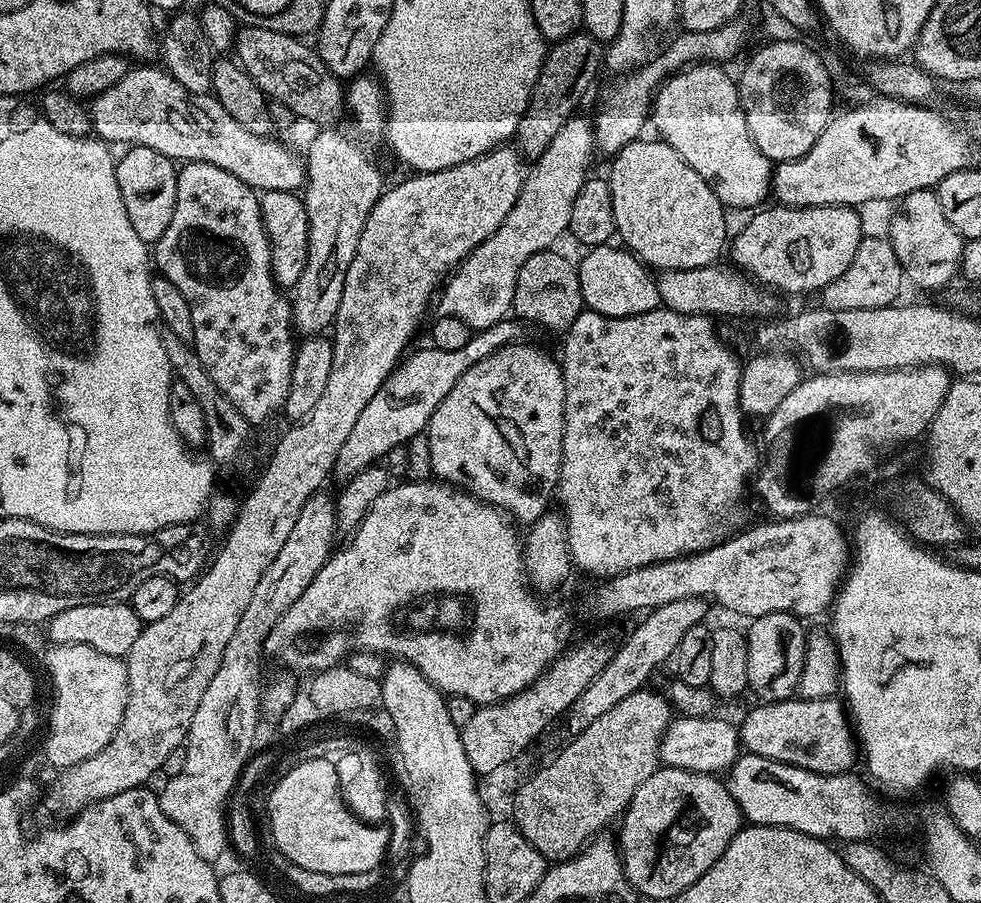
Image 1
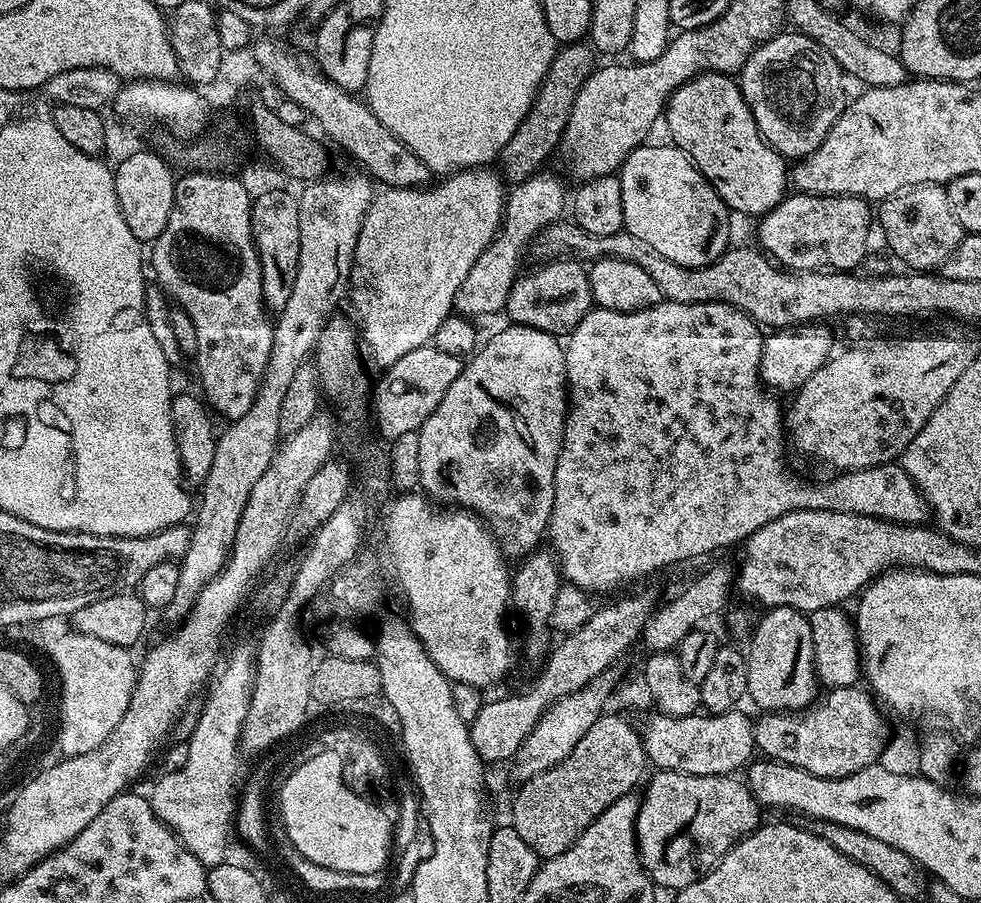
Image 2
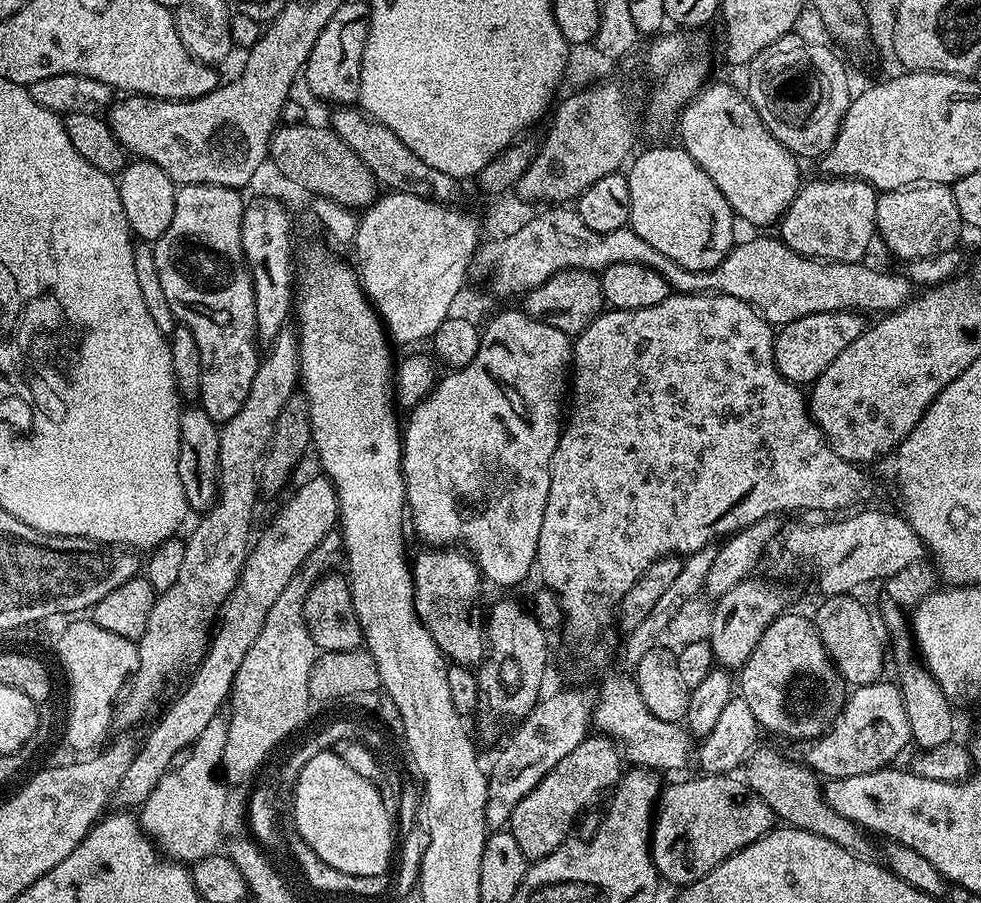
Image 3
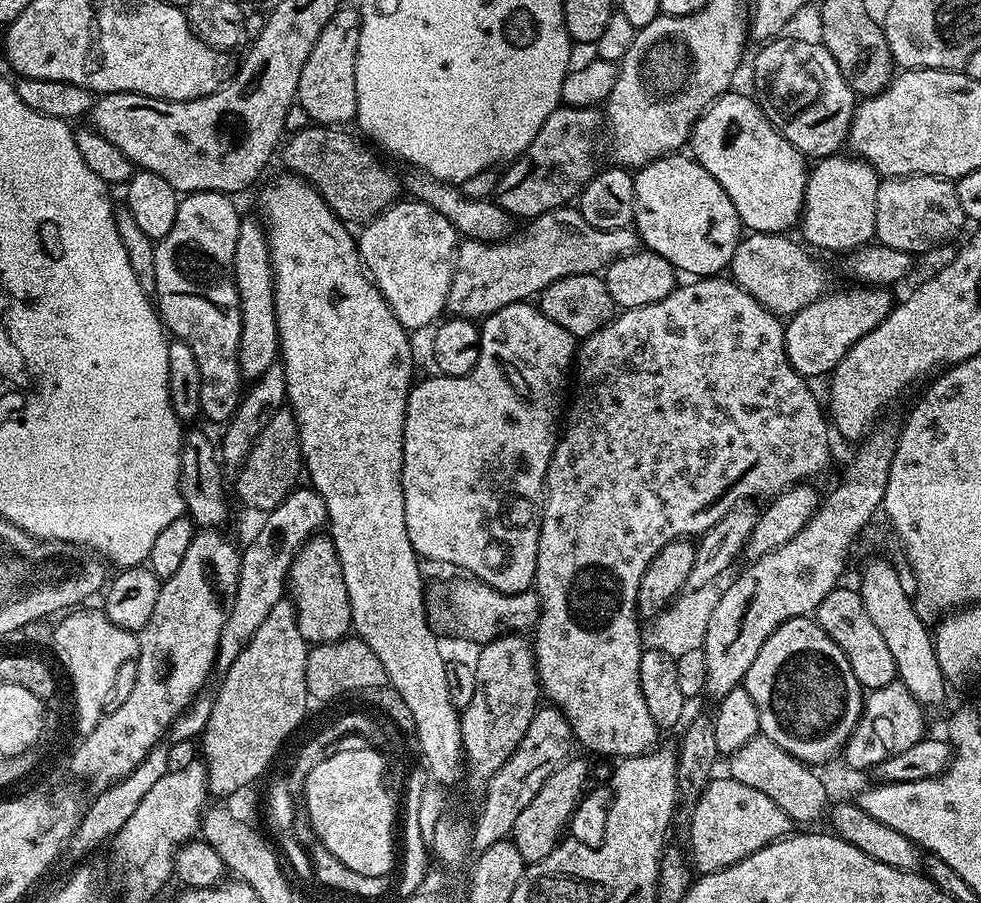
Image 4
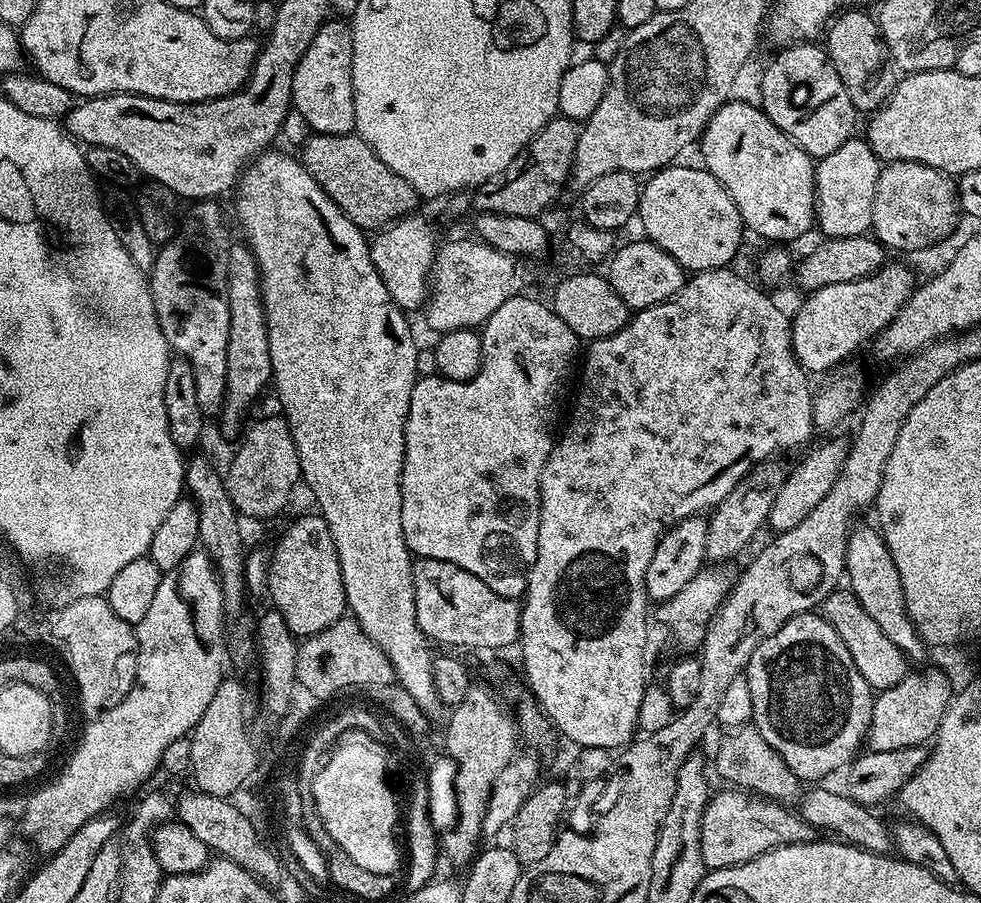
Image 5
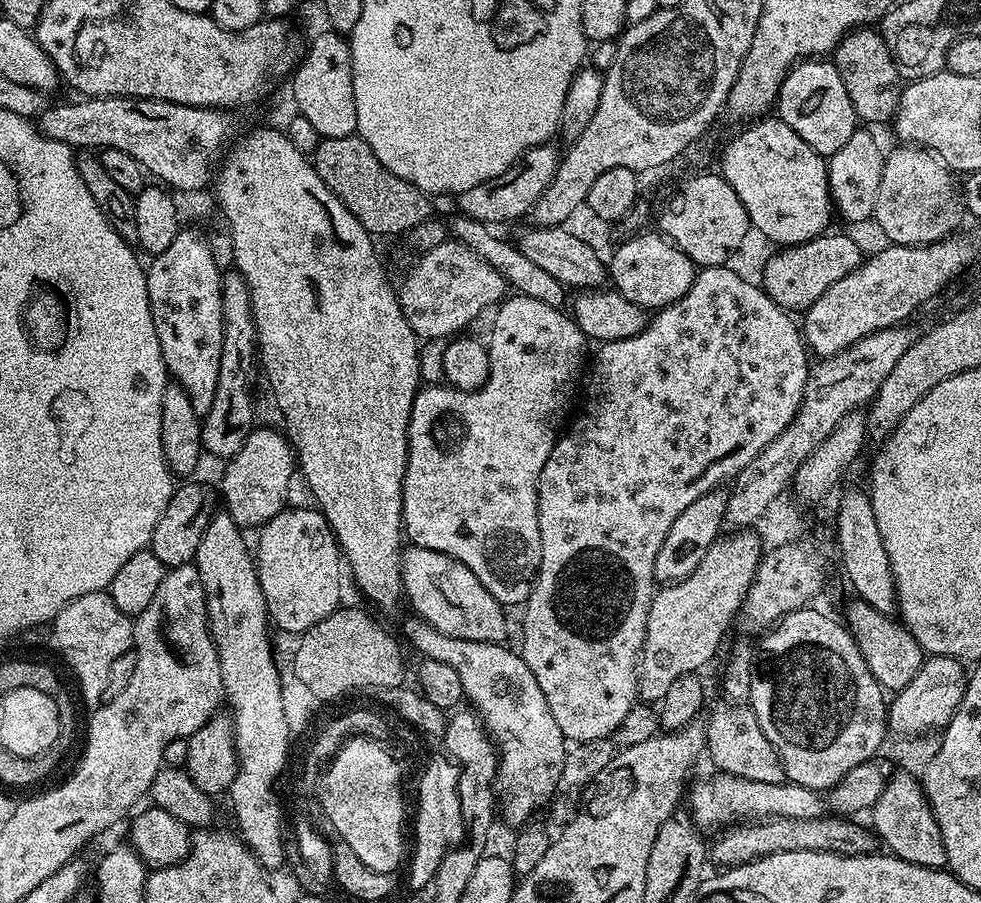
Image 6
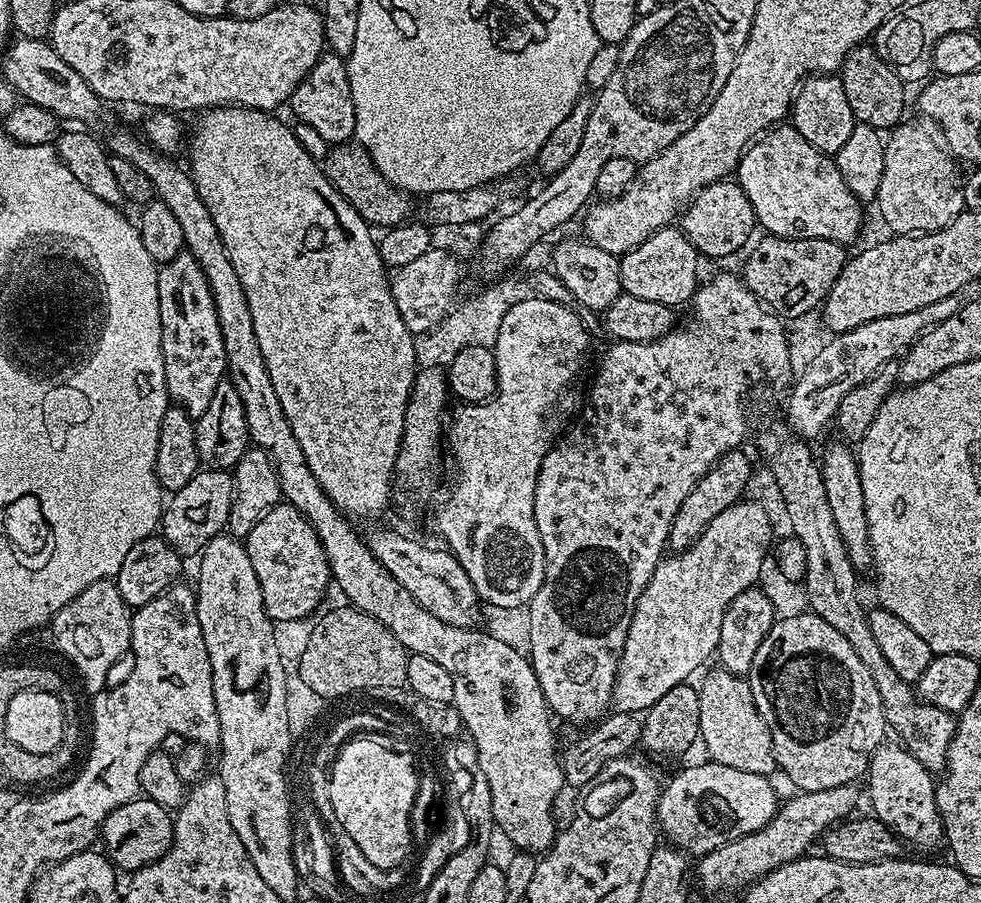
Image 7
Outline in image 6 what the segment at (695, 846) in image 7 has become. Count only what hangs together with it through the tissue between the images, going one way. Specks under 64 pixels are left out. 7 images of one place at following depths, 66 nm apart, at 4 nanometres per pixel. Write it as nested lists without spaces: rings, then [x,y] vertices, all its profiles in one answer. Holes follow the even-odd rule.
[[[712,774],[709,780],[704,780],[701,784],[691,785],[690,791],[686,796],[686,804],[690,809],[690,815],[701,833],[711,834],[719,833],[721,830],[733,827],[741,822],[759,822],[769,818],[785,816],[786,818],[802,818],[809,820],[810,818],[818,818],[825,815],[826,800],[823,795],[815,788],[807,788],[806,786],[798,786],[791,782],[783,784],[770,784],[768,782],[750,782],[746,778],[738,778],[737,776],[725,776],[723,774]]]

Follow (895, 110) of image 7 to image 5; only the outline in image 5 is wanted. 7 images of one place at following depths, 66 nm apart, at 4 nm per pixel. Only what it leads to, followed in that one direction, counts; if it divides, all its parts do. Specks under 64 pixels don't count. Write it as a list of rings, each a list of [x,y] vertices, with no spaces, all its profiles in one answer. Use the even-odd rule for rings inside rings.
[[[852,11],[839,13],[827,25],[826,51],[834,70],[838,70],[838,78],[842,78],[842,86],[846,86],[846,94],[850,94],[850,102],[854,102],[857,113],[871,114],[879,112],[880,107],[892,97],[898,83],[898,69],[886,46],[877,17]]]

